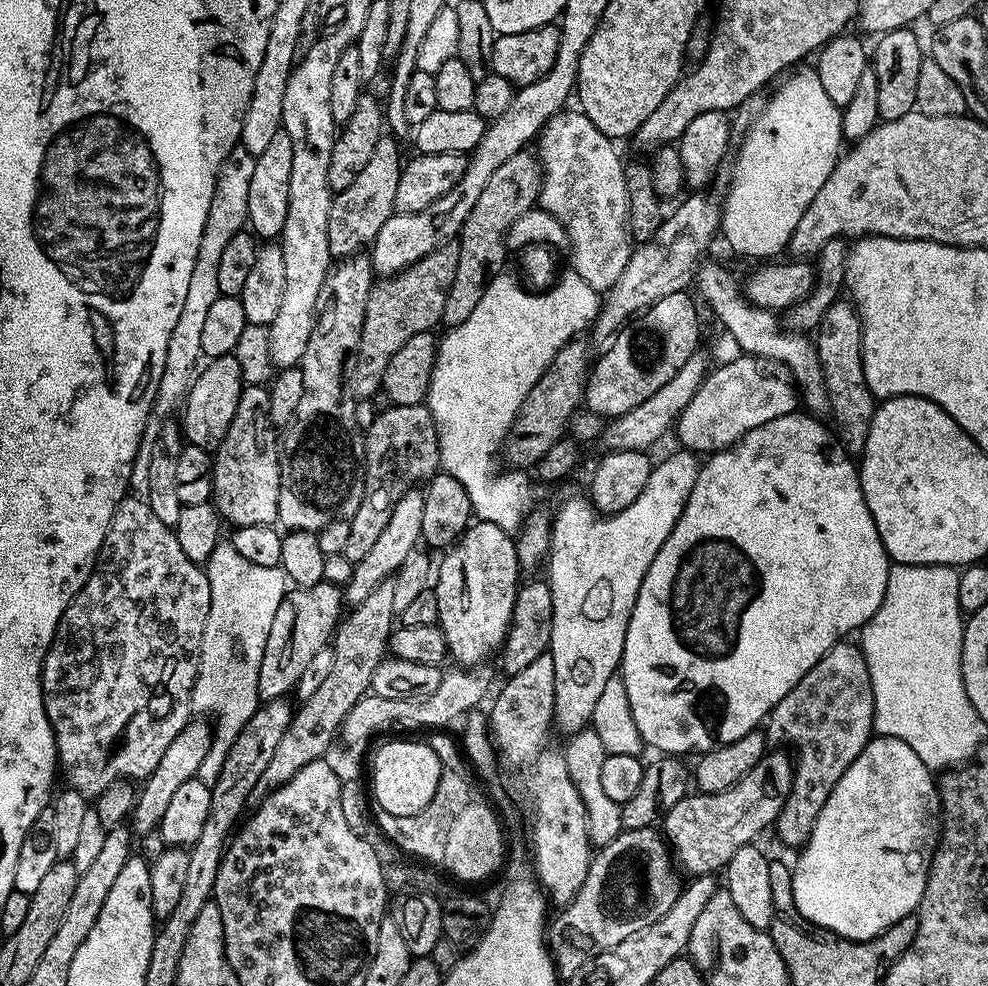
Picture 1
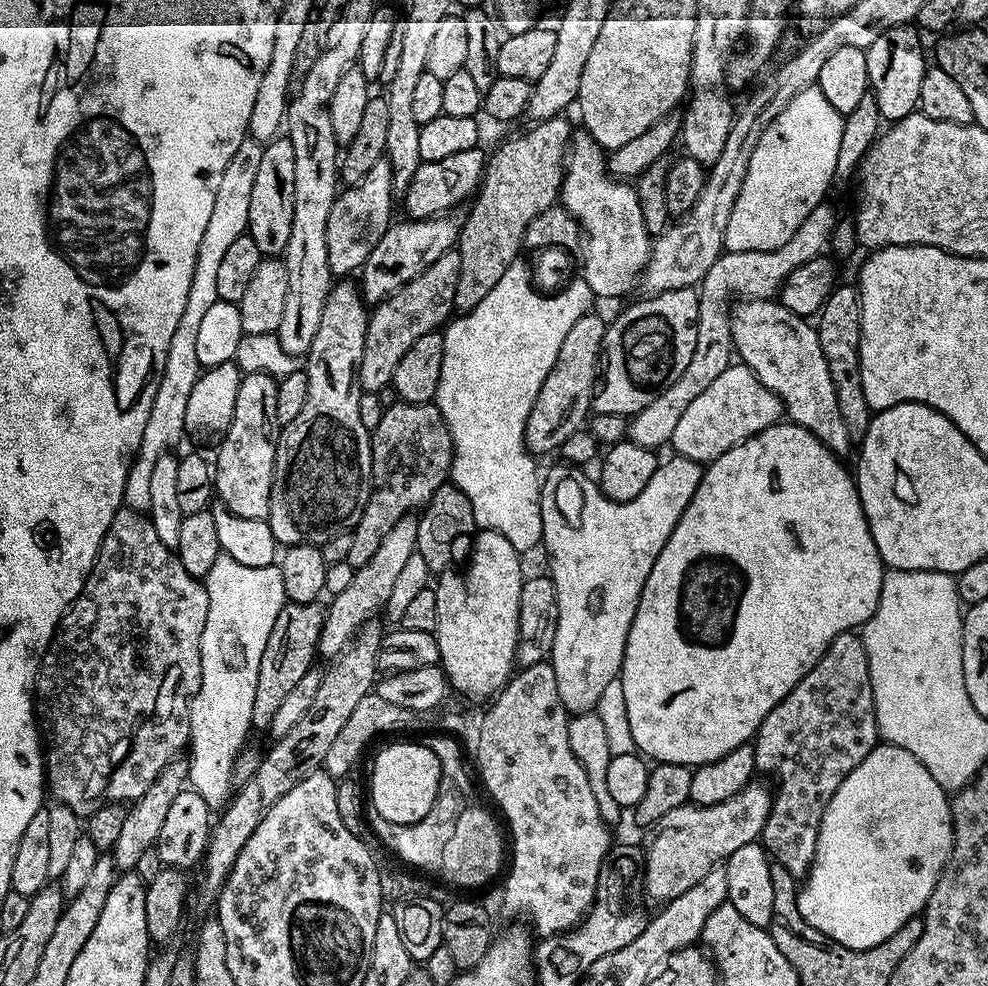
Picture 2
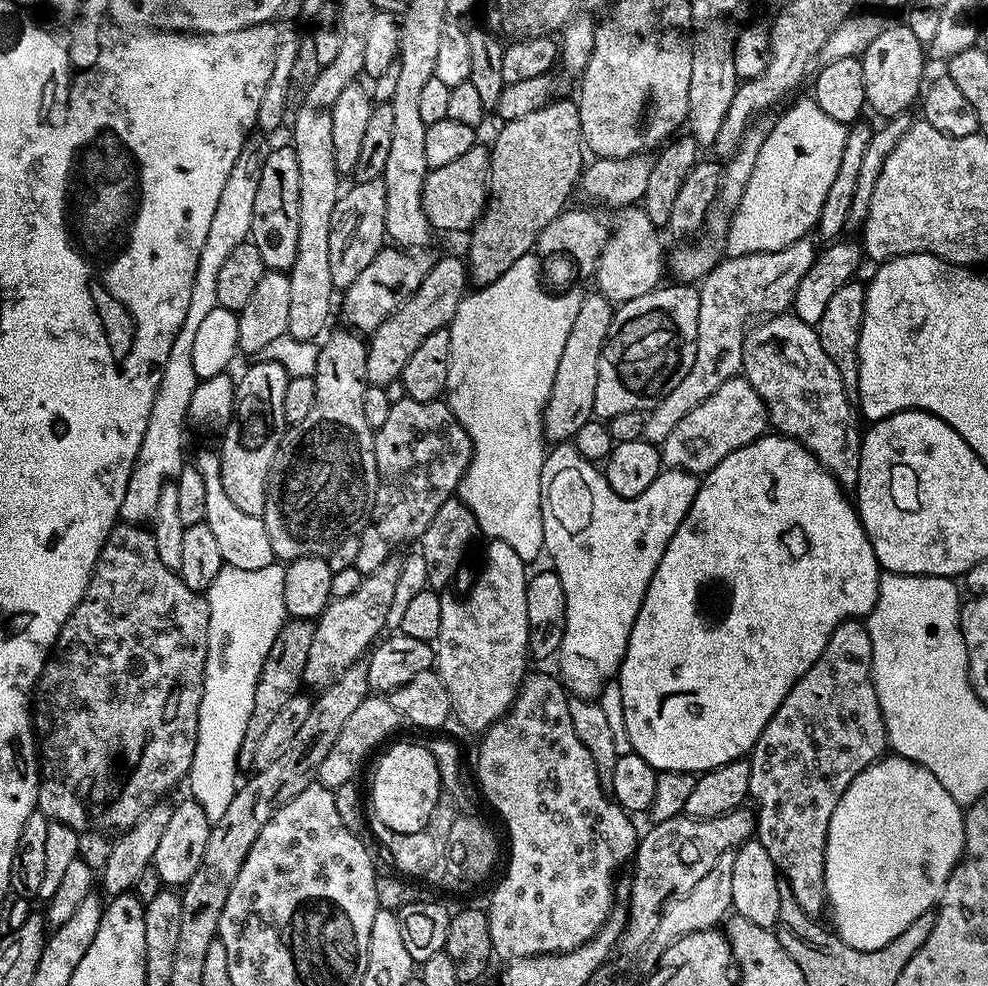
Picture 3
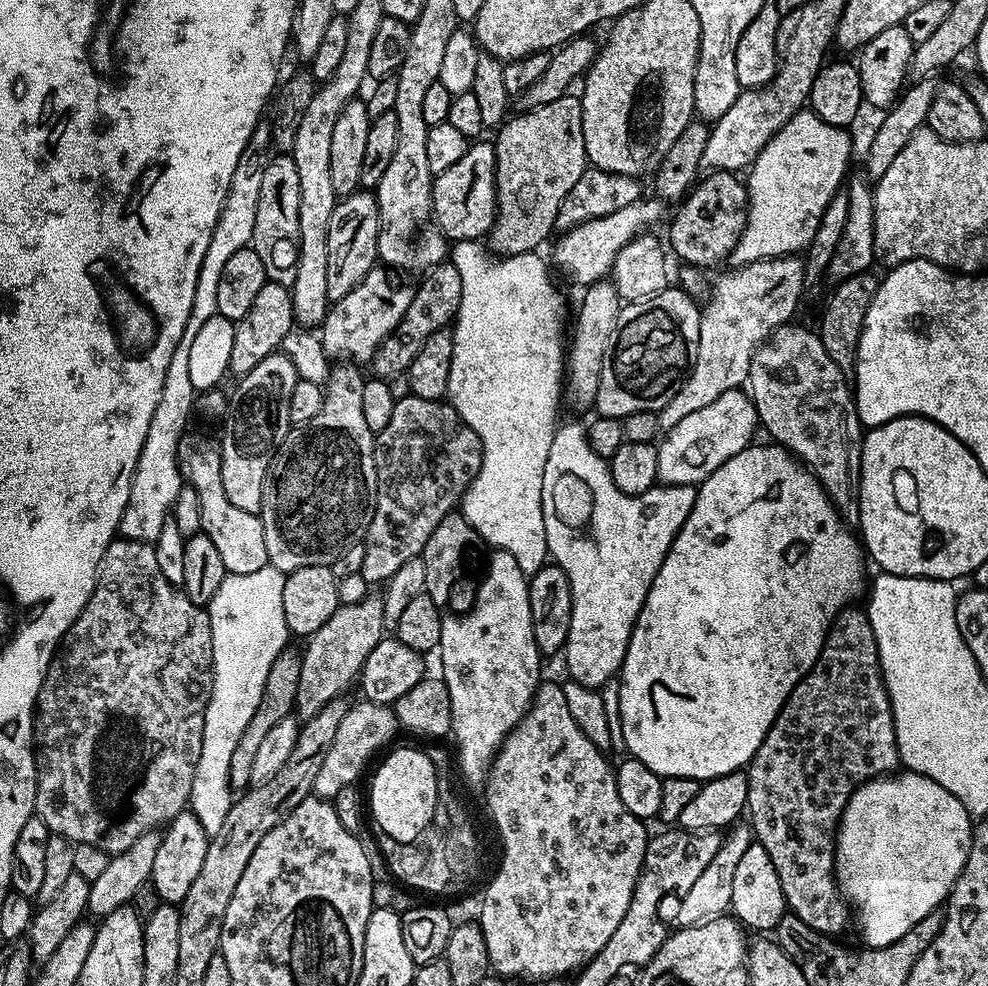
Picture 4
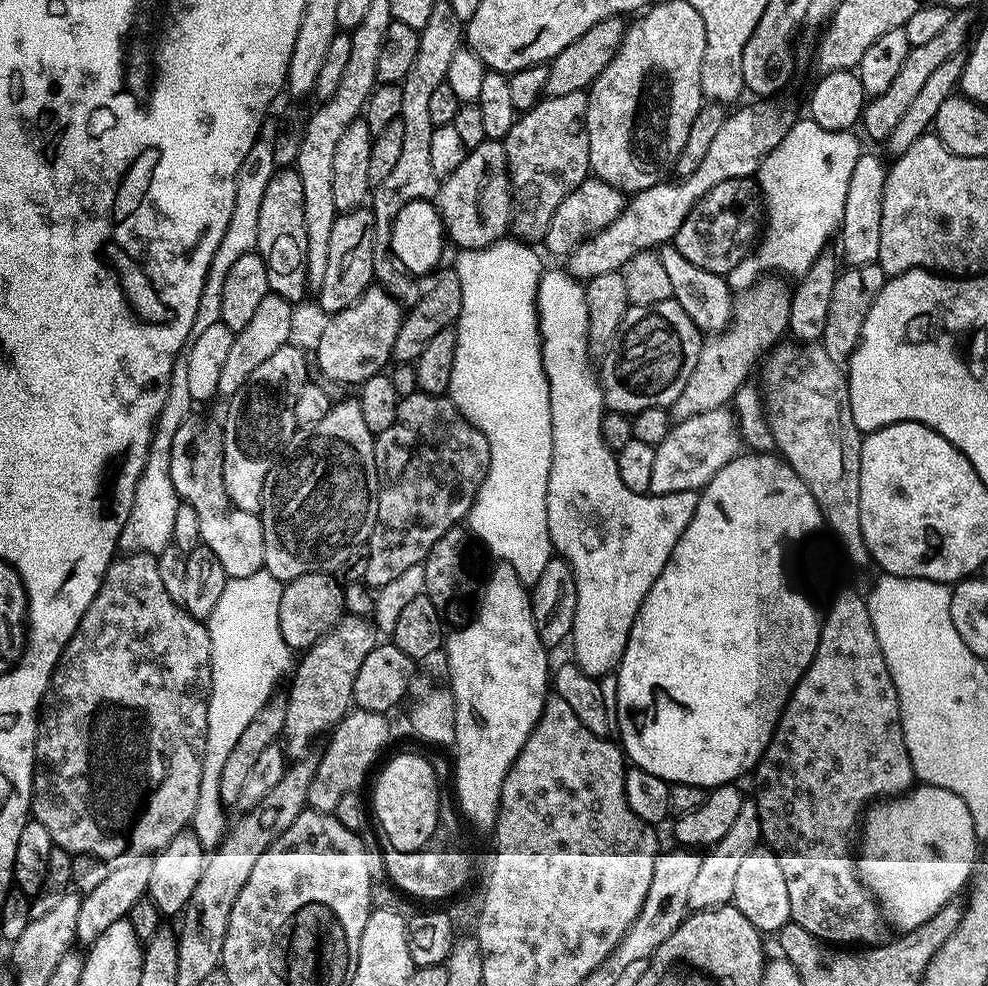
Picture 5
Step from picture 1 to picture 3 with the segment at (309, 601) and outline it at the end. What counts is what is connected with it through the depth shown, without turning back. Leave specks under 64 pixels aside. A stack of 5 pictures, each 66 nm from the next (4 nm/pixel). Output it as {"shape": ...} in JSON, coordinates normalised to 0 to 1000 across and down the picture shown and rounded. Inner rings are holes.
{"shape":[[[288,628],[285,639],[281,639],[281,647],[277,647],[277,655],[273,655],[273,663],[269,663],[269,671],[265,671],[265,684],[257,700],[257,720],[253,720],[253,732],[249,732],[249,744],[239,766],[240,780],[256,778],[265,744],[277,733],[285,716],[305,701],[310,671],[314,667],[314,651],[318,651],[317,630]]]}

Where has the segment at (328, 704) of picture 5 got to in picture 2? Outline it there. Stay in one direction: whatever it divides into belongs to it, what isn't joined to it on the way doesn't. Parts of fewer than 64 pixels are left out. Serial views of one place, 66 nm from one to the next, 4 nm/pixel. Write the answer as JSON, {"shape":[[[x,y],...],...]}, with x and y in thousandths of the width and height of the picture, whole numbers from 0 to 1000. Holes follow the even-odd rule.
{"shape":[[[411,522],[402,529],[399,538],[395,538],[395,542],[391,542],[391,546],[387,546],[387,551],[383,553],[383,559],[379,562],[379,566],[374,566],[374,570],[370,570],[370,574],[359,577],[354,594],[332,609],[334,611],[330,613],[326,643],[320,656],[321,662],[325,666],[345,665],[352,654],[356,652],[361,639],[371,629],[384,626],[388,622],[391,611],[395,611],[395,602],[401,587],[411,569],[421,561],[422,550],[423,526],[420,522]]]}

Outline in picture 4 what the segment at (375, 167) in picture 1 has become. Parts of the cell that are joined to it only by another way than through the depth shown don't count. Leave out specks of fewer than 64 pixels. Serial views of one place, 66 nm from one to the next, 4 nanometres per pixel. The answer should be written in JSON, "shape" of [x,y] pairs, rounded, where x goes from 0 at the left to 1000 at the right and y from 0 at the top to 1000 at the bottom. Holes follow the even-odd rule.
{"shape":[[[361,193],[350,200],[341,202],[338,213],[334,217],[334,233],[332,234],[332,253],[334,259],[330,262],[330,294],[333,305],[350,302],[377,272],[382,271],[383,237],[385,236],[385,218],[380,198],[372,193]]]}

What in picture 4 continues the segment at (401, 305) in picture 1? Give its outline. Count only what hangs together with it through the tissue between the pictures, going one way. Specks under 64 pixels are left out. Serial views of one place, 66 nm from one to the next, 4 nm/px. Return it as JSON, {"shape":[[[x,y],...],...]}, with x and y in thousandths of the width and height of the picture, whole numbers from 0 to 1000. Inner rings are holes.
{"shape":[[[446,266],[429,282],[425,289],[420,289],[415,314],[411,314],[407,327],[403,327],[403,331],[391,342],[387,351],[383,351],[379,363],[374,366],[374,373],[381,376],[378,378],[382,382],[392,383],[412,377],[415,367],[419,367],[423,360],[423,355],[427,355],[431,343],[435,343],[435,339],[439,339],[445,333],[454,332],[461,326],[462,315],[468,306],[468,282],[464,274],[456,266]]]}

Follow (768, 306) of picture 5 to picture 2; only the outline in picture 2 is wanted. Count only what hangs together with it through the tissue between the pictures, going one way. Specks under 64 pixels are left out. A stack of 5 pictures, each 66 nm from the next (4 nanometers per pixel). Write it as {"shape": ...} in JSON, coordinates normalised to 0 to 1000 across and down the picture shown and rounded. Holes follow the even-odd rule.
{"shape":[[[841,206],[829,207],[820,217],[816,217],[816,225],[804,233],[800,245],[787,249],[787,254],[755,254],[754,256],[730,256],[729,261],[715,274],[712,284],[706,289],[709,309],[706,310],[706,347],[702,347],[702,363],[698,363],[698,371],[690,375],[690,383],[682,387],[658,412],[654,412],[649,418],[644,419],[636,428],[635,445],[639,449],[668,456],[668,453],[679,451],[682,435],[686,427],[690,425],[690,419],[698,413],[698,408],[731,379],[743,365],[741,352],[741,336],[737,330],[739,319],[739,303],[756,302],[759,304],[776,304],[788,297],[794,284],[808,270],[820,266],[825,260],[831,259],[839,251],[842,233],[846,230],[847,216],[842,216]]]}

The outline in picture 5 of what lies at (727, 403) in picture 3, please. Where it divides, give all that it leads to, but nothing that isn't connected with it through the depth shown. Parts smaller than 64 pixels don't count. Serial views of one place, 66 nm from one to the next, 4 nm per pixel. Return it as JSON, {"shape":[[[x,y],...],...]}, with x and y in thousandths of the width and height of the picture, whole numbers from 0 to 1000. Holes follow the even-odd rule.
{"shape":[[[740,413],[719,416],[703,424],[681,429],[678,440],[664,451],[664,463],[658,484],[656,499],[662,503],[704,499],[731,477],[750,457],[749,434],[745,431],[745,420]]]}

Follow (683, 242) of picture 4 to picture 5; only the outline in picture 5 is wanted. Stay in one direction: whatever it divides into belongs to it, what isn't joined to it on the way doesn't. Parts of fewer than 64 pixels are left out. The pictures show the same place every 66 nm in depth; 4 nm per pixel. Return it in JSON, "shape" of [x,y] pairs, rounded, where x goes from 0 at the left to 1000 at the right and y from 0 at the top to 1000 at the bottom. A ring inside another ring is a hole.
{"shape":[[[747,181],[739,185],[727,185],[723,193],[719,193],[694,217],[690,229],[686,229],[686,237],[682,251],[690,262],[702,266],[711,274],[719,274],[719,278],[736,281],[738,276],[747,270],[762,255],[774,226],[773,200],[769,197],[768,186],[761,181]]]}

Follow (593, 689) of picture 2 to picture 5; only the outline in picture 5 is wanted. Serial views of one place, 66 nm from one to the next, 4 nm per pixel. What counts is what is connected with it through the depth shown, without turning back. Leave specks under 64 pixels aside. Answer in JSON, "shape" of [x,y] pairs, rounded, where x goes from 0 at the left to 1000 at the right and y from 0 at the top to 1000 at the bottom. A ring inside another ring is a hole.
{"shape":[[[573,274],[567,276],[552,275],[545,286],[543,295],[543,318],[547,322],[547,354],[549,355],[549,369],[551,378],[555,384],[555,395],[557,396],[557,428],[559,429],[559,468],[557,469],[557,485],[553,489],[553,533],[557,538],[559,555],[562,563],[566,567],[572,568],[581,582],[581,590],[585,598],[585,619],[581,619],[581,635],[577,646],[579,653],[578,668],[593,684],[604,688],[614,687],[622,683],[627,677],[629,669],[632,668],[634,651],[640,645],[640,636],[642,627],[647,623],[650,611],[658,602],[658,598],[664,595],[666,582],[672,580],[674,570],[680,564],[682,554],[686,554],[686,546],[698,533],[698,525],[704,516],[706,506],[704,499],[687,499],[686,501],[670,501],[662,503],[659,501],[649,501],[642,497],[634,497],[630,493],[630,485],[626,485],[626,469],[618,454],[611,449],[611,444],[607,440],[607,423],[612,417],[611,397],[607,390],[607,383],[604,374],[599,373],[601,368],[600,362],[595,355],[595,315],[593,314],[593,298],[591,297],[592,289],[583,281],[579,280]]]}

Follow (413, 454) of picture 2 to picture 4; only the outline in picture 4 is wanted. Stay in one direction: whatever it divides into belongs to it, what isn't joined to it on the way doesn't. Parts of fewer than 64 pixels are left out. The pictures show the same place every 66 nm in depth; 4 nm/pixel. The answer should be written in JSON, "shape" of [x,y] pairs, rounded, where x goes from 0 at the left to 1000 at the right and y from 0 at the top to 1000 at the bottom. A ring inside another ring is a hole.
{"shape":[[[412,402],[402,406],[399,420],[391,436],[380,439],[379,473],[381,474],[381,512],[377,518],[377,528],[368,543],[366,578],[364,582],[373,594],[388,593],[407,573],[422,567],[428,561],[435,542],[443,534],[443,529],[451,525],[469,508],[474,491],[484,481],[488,473],[488,448],[476,432],[449,406],[436,406]]]}

